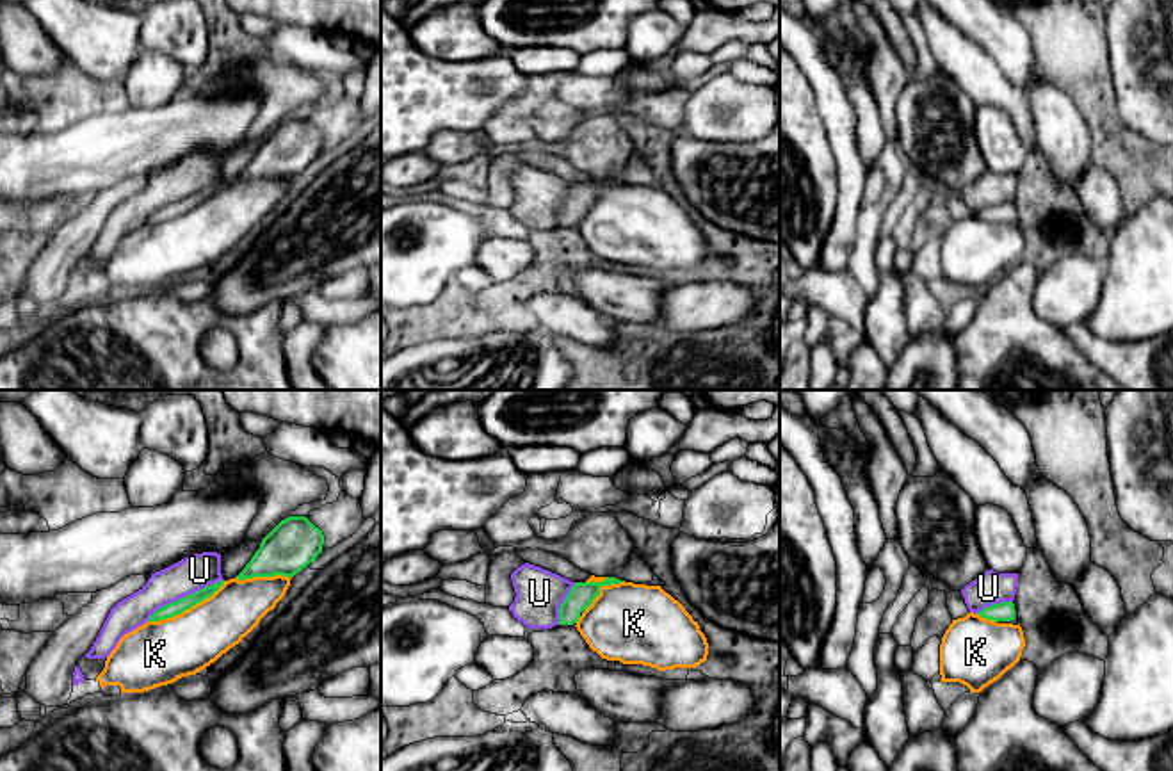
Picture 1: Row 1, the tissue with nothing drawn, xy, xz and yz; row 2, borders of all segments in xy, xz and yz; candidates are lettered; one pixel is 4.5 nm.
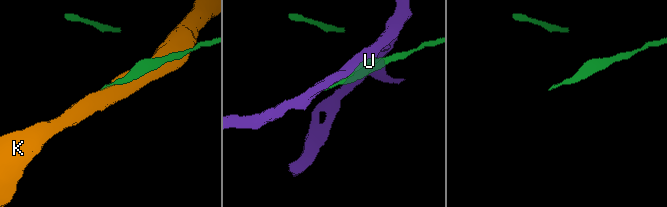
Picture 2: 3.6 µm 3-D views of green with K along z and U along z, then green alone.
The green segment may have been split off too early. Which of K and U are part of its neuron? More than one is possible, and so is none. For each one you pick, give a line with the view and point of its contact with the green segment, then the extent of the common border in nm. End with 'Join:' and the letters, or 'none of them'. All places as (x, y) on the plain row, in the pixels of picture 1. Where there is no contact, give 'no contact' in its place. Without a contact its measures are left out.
Join: none of them

